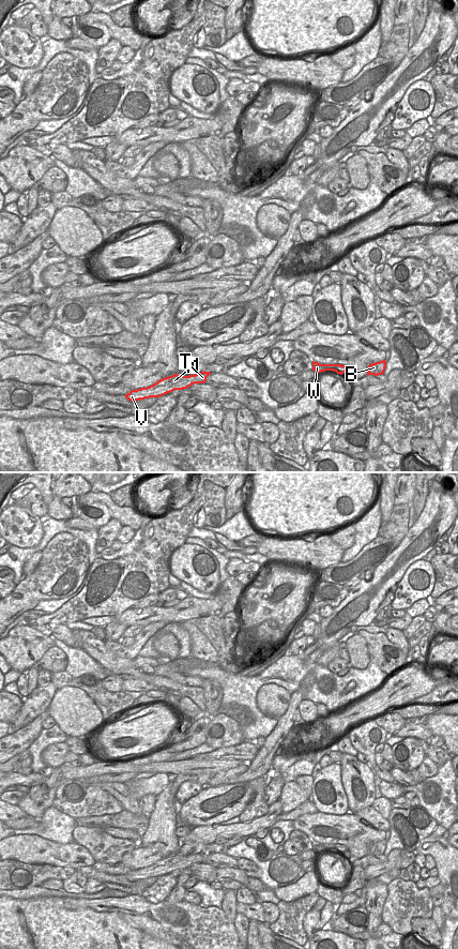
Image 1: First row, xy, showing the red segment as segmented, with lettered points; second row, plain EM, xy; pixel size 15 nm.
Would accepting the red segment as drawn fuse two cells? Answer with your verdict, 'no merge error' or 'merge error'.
no merge error

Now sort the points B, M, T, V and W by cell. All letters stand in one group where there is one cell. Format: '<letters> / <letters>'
B M T V W

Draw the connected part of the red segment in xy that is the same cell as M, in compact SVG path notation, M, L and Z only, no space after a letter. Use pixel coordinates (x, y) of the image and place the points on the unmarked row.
M205 850L189 856L181 856L174 854L172 856L158 860L150 867L132 870L124 876L132 882L150 877L159 877L174 870L187 869L195 863L204 863L207 861L207 857L210 854L212 853Z

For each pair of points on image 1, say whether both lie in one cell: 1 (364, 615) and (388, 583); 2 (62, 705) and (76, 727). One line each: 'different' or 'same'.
1: same
2: same

